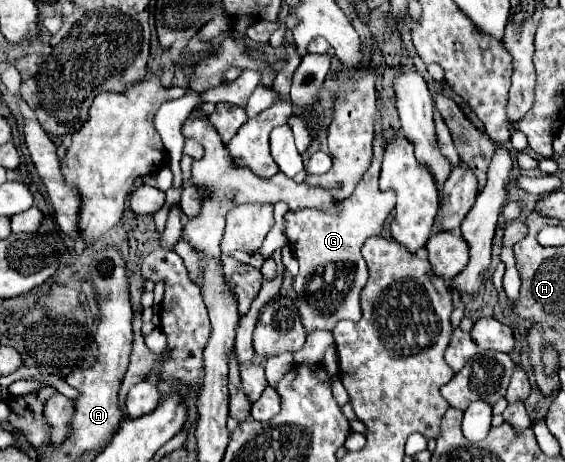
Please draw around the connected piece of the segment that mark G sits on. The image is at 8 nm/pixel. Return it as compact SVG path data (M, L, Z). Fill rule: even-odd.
M376 134L374 158L348 200L342 200L334 210L300 210L286 214L286 236L300 262L300 272L294 278L296 306L302 324L308 332L332 330L340 320L360 320L360 290L368 280L368 266L362 258L366 238L382 232L382 226L394 210L396 198L392 190L380 192L378 176L386 140Z

